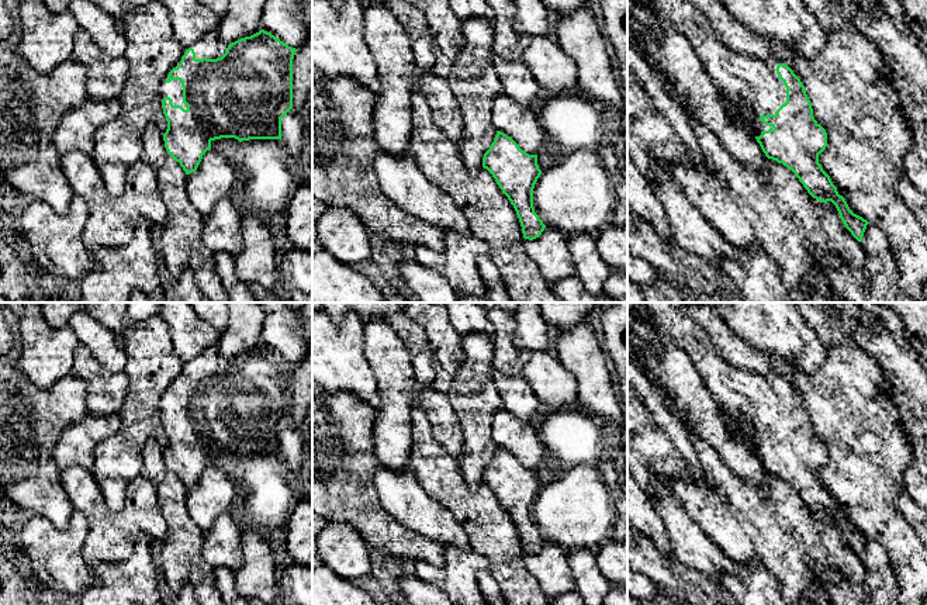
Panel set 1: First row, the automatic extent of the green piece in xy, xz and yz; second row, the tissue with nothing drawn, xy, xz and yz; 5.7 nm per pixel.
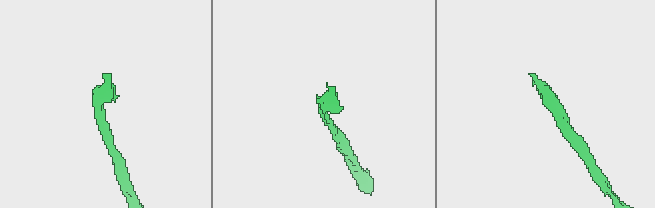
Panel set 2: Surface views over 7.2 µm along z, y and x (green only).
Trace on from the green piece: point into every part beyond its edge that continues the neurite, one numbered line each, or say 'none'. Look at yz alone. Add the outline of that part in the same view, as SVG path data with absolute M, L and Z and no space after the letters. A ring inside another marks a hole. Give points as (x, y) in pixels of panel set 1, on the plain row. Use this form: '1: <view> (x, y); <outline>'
1: yz (751, 400); M639 302L647 310L656 331L661 336L668 336L677 346L682 348L695 364L698 373L710 395L751 440L754 450L774 445L764 439L760 432L776 429L776 425L786 418L786 402L776 388L778 378L737 367L726 362L717 348L710 340L708 332L686 312L688 302Z

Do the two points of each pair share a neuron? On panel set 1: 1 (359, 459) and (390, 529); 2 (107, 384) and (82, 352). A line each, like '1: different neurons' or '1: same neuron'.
1: same neuron
2: same neuron

